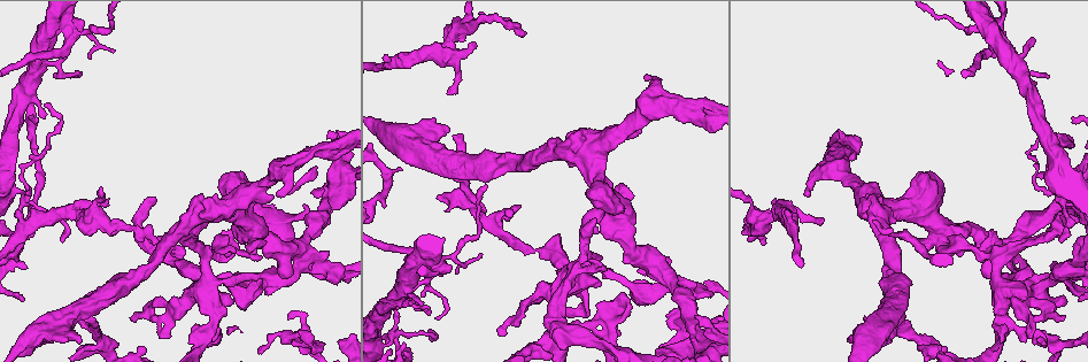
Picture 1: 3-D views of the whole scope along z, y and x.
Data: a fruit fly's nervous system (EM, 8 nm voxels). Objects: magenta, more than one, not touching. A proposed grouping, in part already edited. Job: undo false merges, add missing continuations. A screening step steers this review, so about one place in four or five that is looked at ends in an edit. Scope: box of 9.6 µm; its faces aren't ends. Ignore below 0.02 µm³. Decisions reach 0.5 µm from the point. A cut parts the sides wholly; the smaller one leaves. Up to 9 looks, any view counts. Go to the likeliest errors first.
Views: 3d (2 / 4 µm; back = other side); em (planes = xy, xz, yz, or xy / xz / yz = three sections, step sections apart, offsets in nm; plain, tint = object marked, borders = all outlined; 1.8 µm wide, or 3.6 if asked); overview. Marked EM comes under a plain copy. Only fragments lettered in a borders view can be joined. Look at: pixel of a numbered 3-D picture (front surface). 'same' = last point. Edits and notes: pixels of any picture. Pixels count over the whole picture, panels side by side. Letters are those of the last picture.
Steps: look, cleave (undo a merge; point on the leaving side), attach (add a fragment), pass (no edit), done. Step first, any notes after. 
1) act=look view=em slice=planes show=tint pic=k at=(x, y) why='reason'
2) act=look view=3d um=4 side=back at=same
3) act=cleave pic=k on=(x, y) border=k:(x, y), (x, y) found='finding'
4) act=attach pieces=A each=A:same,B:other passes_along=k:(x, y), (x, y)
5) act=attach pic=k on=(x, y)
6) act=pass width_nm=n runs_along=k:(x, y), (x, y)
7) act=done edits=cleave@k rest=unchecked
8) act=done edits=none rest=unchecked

act=look view=em slice=xz step=8 show=tint pic=1 at=(998, 21) why='looks like a crossing'

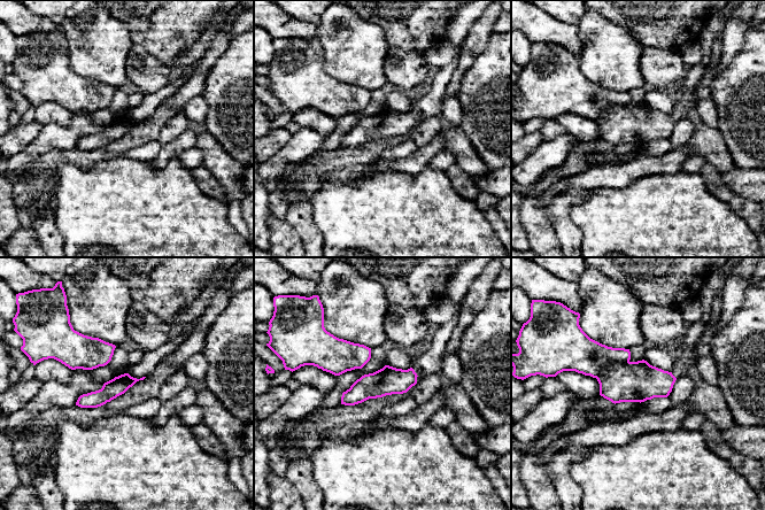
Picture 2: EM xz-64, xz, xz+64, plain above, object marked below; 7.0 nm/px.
act=look view=em slice=planes show=tint at=same why='cut it another way'

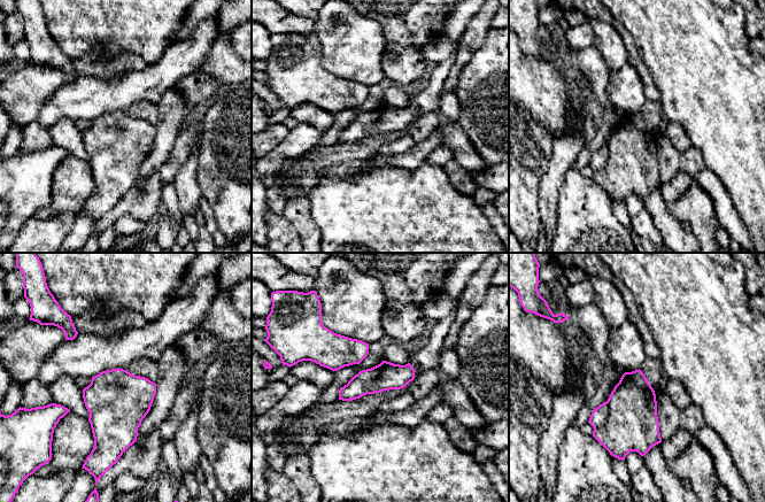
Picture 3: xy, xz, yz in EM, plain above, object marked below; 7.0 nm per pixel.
act=look view=em slice=planes show=borders at=same why='what lies round it'

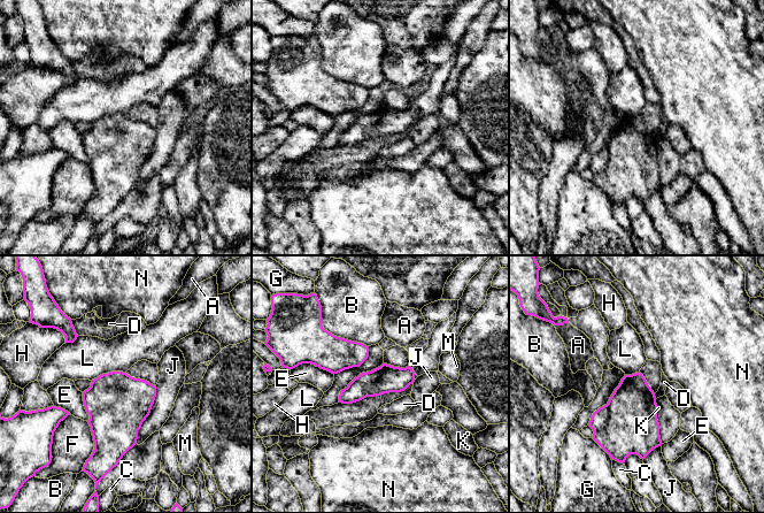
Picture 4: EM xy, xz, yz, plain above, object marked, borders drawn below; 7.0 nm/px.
act=cleave pic=4 on=(632, 427) each=A:other,B:other,C:other,D:other,E:other,F:other,G:other,H:other,J:other,K:other,L:other,M:other,N:other border=4:(607, 404), (607, 422), (594, 433) found='two cells meet here'

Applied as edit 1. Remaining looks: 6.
act=look view=overview

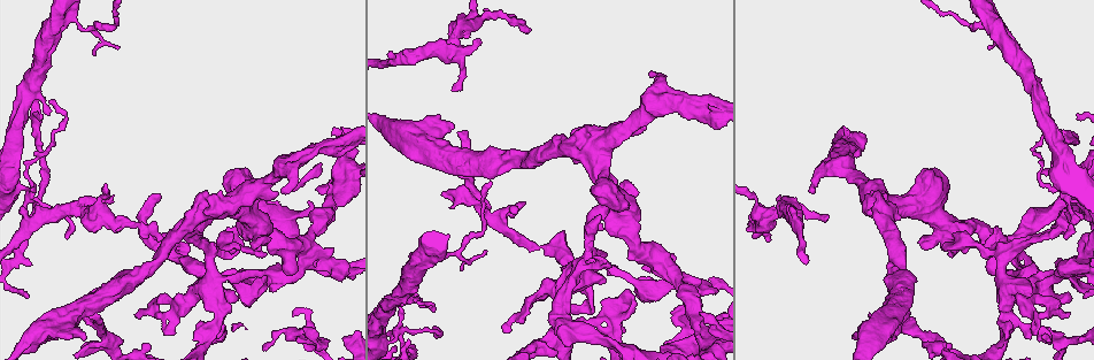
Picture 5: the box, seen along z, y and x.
act=look view=em um=3.6 slice=planes show=borders pic=5 at=(1051, 280) why='two arms in line, one across'

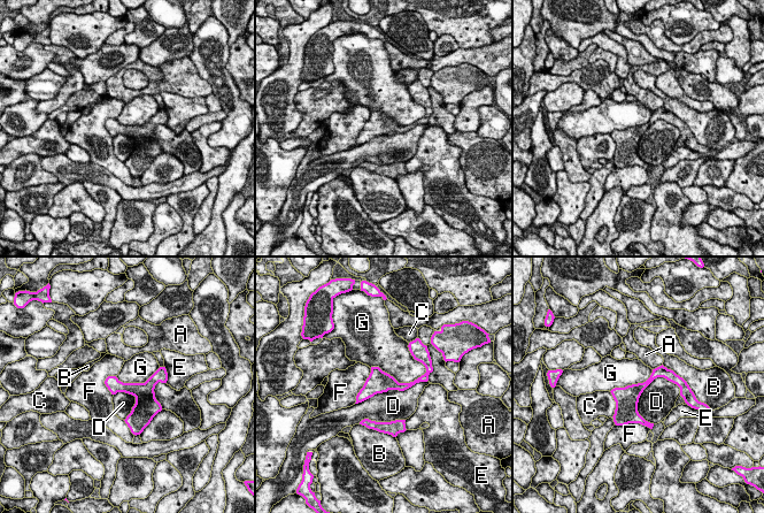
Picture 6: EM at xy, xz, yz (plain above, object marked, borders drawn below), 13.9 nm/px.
act=pass width_nm=200 each=A:other,B:other,C:other,D:other,E:other,F:other,G:other border=6:(370, 367), (399, 382), (422, 375) found='continuous, no second cell'

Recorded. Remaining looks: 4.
act=look view=em slice=xy step=4 show=tint pic=5 at=(76, 209) why='sudden change in width'

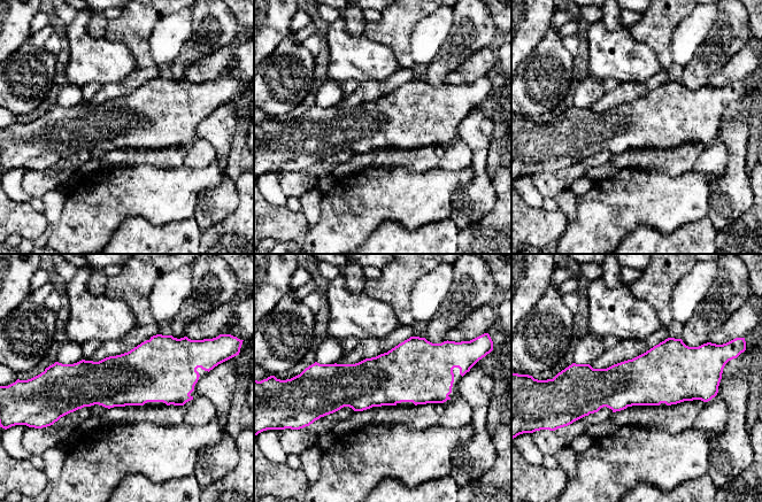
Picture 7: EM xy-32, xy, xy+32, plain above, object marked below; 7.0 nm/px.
act=look view=em slice=planes show=tint at=same why='another direction'

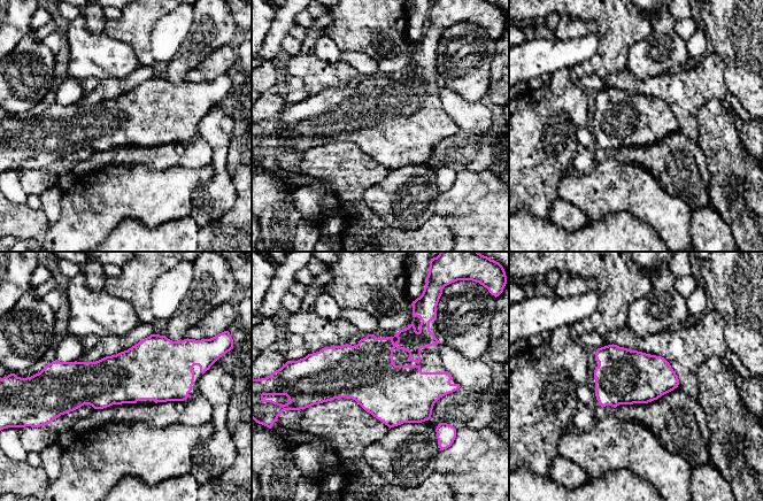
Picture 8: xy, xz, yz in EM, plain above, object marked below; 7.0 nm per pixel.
act=look view=em slice=planes show=borders at=same why='what lies round it'

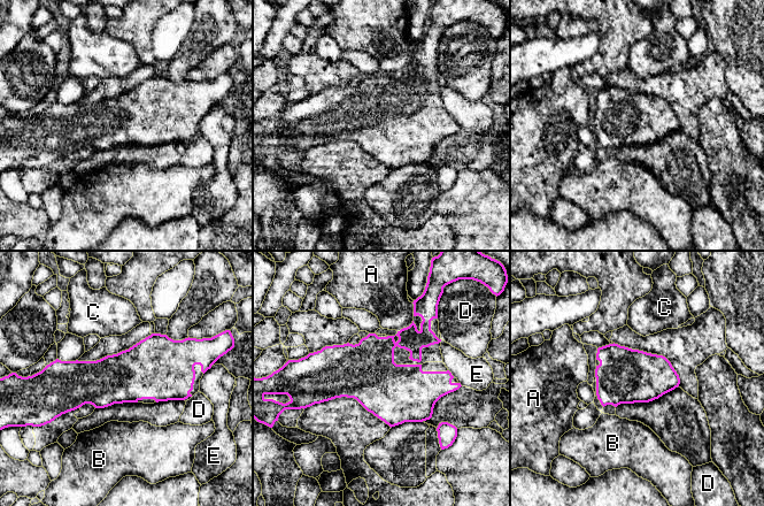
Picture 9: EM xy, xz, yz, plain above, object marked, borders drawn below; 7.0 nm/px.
act=pass longest_contact=A:140nm each=A:other,B:other,C:other,D:other,E:other border=9:(413, 320), (408, 326), (398, 331) found='continuous, no second cell'

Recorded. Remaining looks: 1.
act=done edits=cleave@4 rest=unchecked

